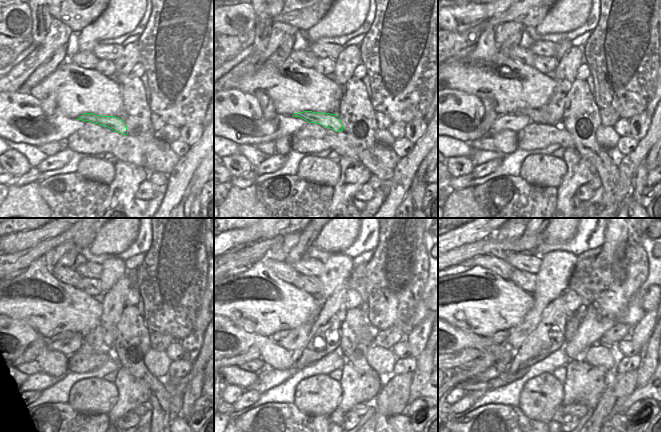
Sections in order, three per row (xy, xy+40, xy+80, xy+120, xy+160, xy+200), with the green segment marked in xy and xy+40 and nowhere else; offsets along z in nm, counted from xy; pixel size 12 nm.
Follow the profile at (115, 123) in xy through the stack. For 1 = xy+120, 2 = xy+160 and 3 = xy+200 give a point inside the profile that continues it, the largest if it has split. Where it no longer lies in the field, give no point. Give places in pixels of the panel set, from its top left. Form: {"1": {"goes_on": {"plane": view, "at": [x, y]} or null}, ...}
{"1": {"goes_on": {"plane": "xy+120", "at": [64, 335]}}, "2": {"goes_on": {"plane": "xy+160", "at": [278, 336]}}, "3": {"goes_on": {"plane": "xy+200", "at": [500, 337]}}}

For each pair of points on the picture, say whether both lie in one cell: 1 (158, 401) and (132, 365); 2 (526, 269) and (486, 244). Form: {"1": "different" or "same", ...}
{"1": "same", "2": "different"}

